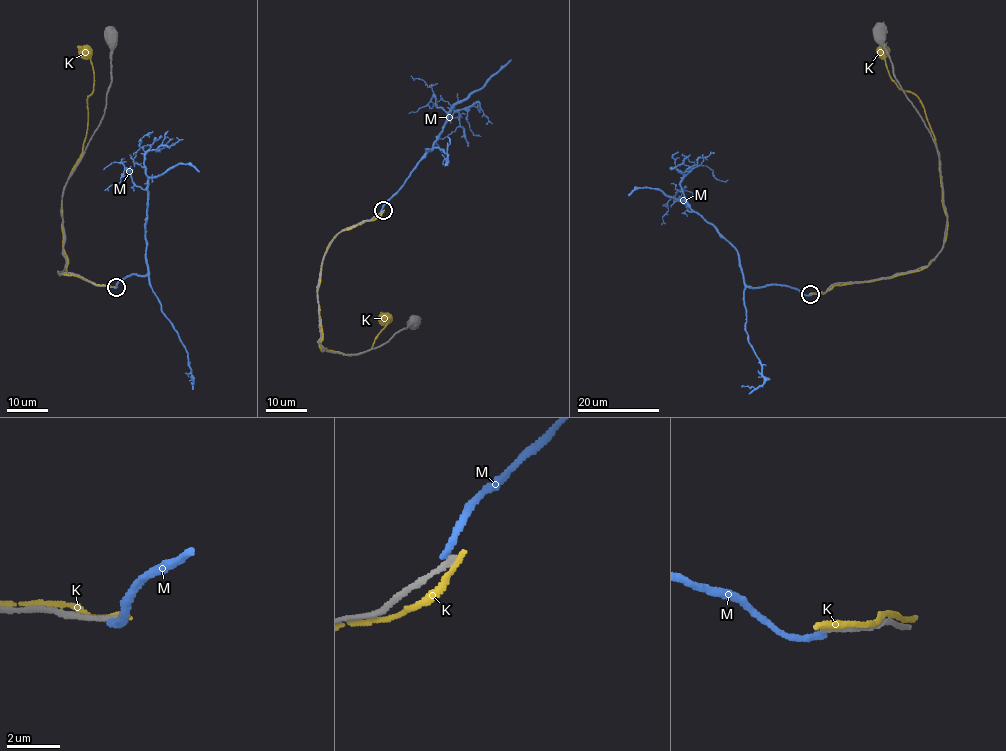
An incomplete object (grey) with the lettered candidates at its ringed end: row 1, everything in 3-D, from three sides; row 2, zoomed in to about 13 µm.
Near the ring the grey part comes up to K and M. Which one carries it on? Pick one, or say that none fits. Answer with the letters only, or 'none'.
none

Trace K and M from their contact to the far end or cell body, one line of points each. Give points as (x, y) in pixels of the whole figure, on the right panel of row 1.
K: (811, 293), (923, 270), (945, 240), (947, 215), (934, 134), (922, 101), (891, 78), (884, 51)
M: (811, 295), (784, 285), (747, 285), (737, 250), (690, 208), (681, 186), (681, 178), (694, 165), (728, 180)

